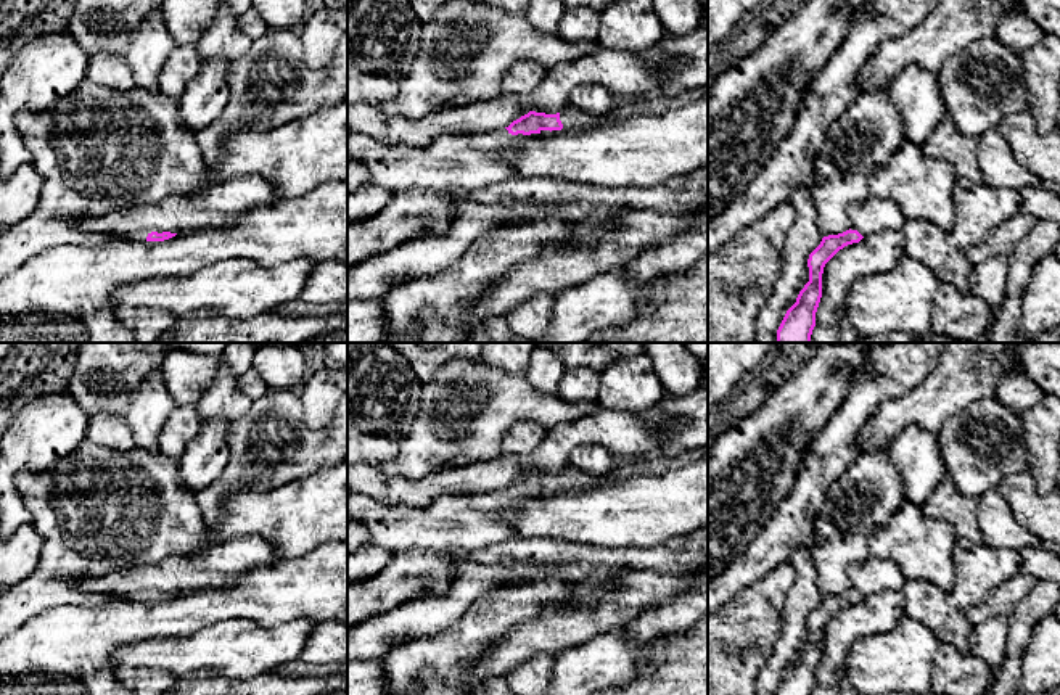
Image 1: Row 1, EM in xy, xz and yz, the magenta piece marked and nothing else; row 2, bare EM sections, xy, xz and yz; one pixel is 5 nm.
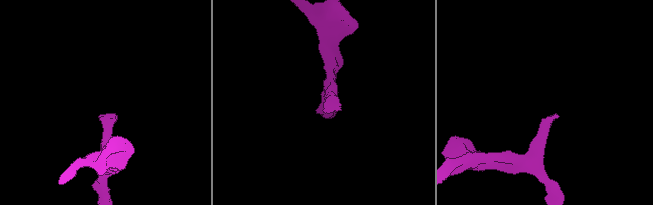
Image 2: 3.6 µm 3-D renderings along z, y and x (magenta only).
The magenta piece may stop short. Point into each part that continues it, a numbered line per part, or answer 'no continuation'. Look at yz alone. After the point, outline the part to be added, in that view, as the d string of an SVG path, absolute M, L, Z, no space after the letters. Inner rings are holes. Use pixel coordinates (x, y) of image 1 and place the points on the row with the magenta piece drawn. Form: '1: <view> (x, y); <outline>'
1: yz (872, 214); M873 195L862 201L856 201L848 209L848 217L849 228L857 230L862 236L886 228L902 230L907 220L899 206Z

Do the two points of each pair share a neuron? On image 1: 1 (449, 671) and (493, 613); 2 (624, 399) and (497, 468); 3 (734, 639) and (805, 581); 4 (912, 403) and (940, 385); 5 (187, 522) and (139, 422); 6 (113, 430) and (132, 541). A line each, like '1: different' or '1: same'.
1: same
2: different
3: different
4: same
5: different
6: different

